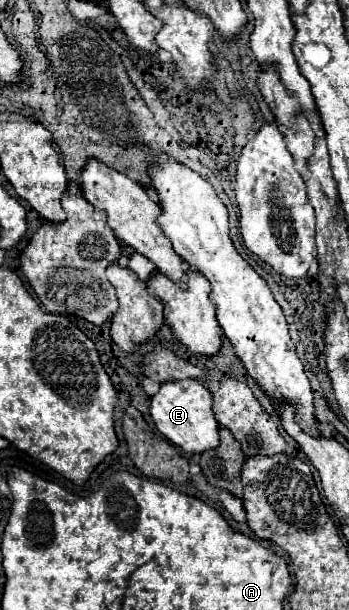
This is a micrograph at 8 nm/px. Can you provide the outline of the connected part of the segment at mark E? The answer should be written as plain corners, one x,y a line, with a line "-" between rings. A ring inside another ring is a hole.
196,379
166,381
158,393
150,397
150,415
156,429
174,445
180,445
188,453
204,453
218,445
218,423
212,413
212,395

